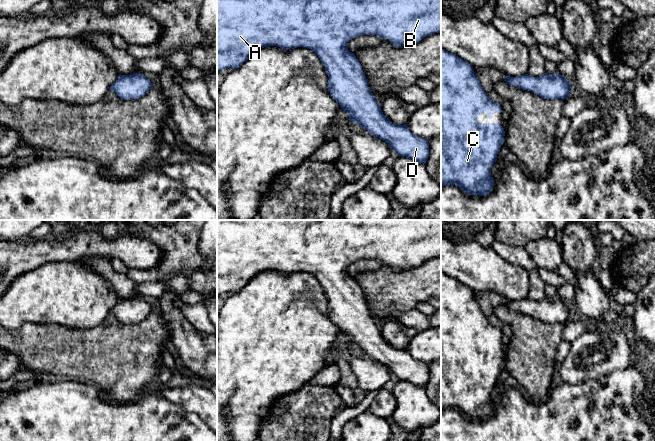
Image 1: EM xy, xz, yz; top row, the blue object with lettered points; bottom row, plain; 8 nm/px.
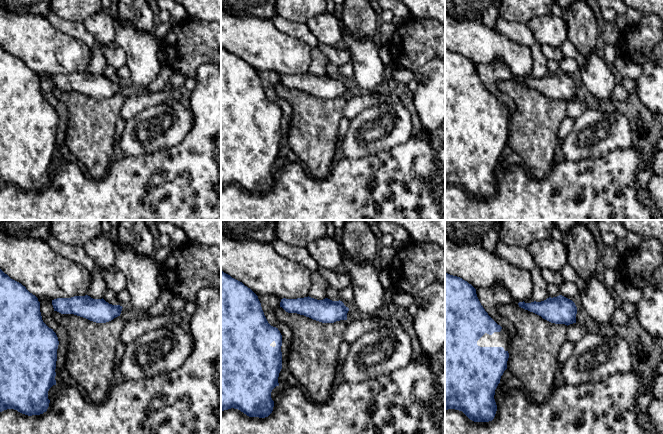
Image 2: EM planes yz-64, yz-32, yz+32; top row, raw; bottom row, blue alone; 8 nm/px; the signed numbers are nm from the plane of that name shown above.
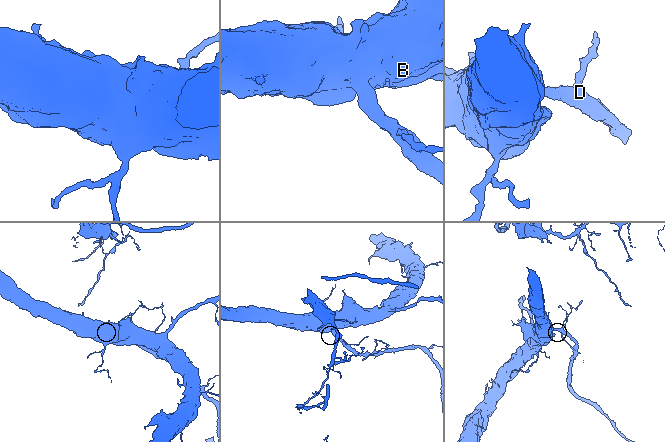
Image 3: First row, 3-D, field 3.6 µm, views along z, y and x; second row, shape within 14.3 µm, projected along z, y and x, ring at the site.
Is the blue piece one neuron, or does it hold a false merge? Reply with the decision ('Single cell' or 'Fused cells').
Single cell

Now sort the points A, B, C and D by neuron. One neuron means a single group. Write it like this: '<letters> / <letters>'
A B C D

